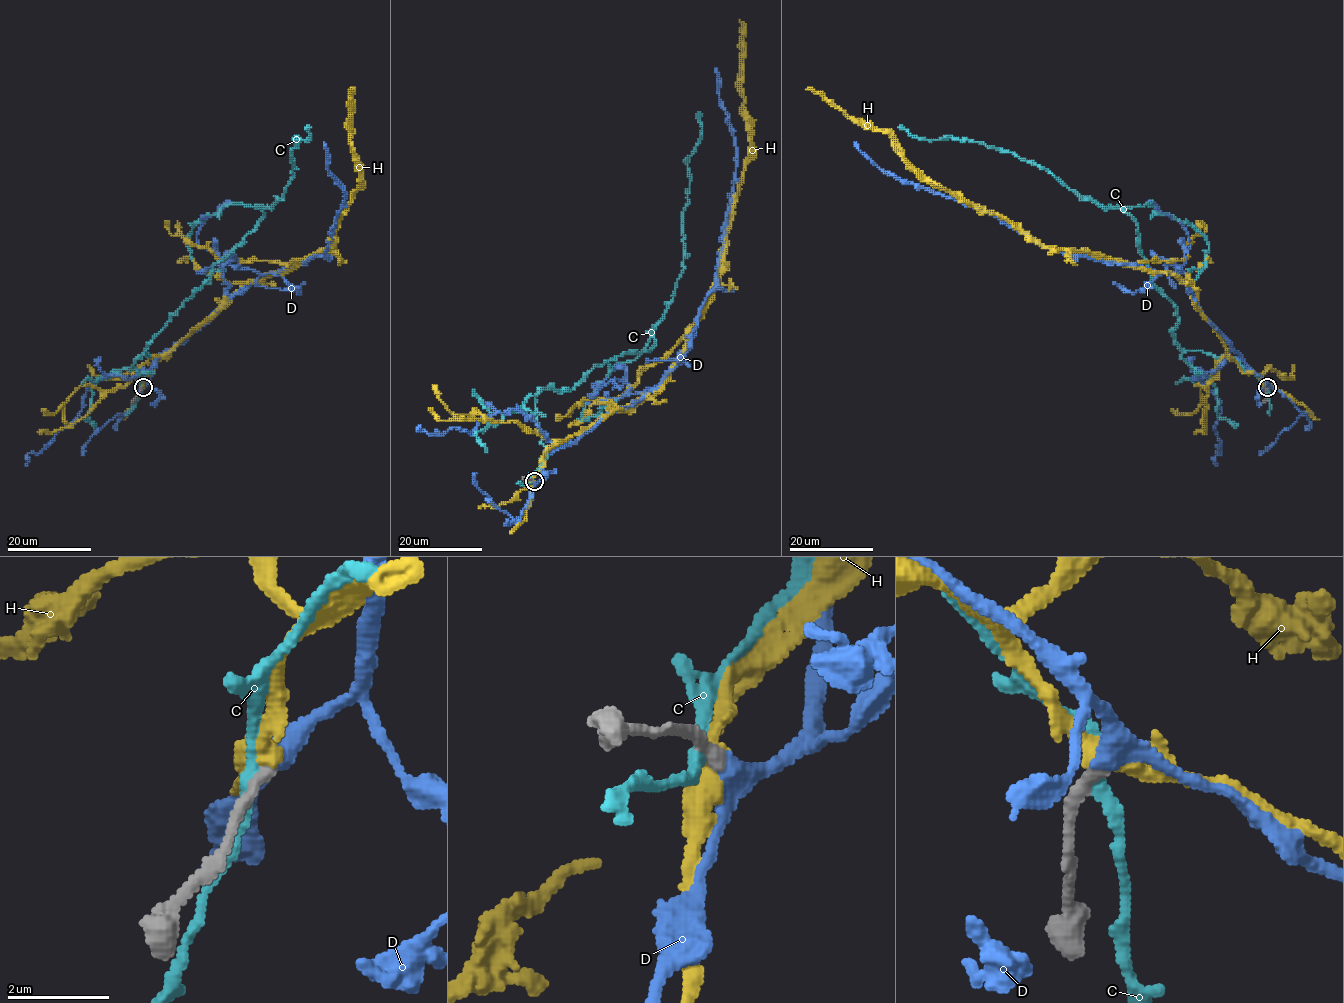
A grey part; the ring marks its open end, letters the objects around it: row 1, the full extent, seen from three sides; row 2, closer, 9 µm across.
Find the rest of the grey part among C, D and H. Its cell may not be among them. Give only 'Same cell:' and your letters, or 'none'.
Same cell: D

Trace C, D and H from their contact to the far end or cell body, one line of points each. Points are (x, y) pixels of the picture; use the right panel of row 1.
C: (1267, 388), (1237, 360), (1175, 340), (1177, 307), (1154, 284), (1130, 215), (1081, 197), (1011, 153), (898, 126)
D: (1268, 387), (1175, 275), (1056, 253), (992, 214), (888, 176), (854, 142)
H: (1267, 387), (1228, 356), (1197, 291), (1179, 277), (1042, 245), (931, 185), (888, 132), (865, 129), (806, 89)

